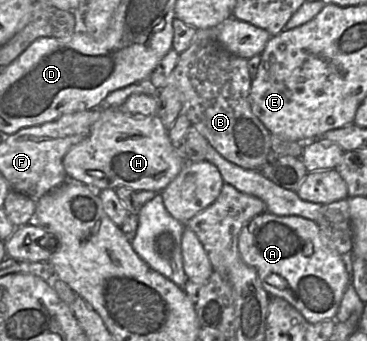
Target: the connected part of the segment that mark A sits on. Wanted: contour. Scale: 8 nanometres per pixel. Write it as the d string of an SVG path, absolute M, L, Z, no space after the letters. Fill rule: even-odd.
M258 214L242 227L238 249L244 262L256 270L270 296L285 299L310 323L335 319L351 279L342 255L324 237L315 221L296 215Z

